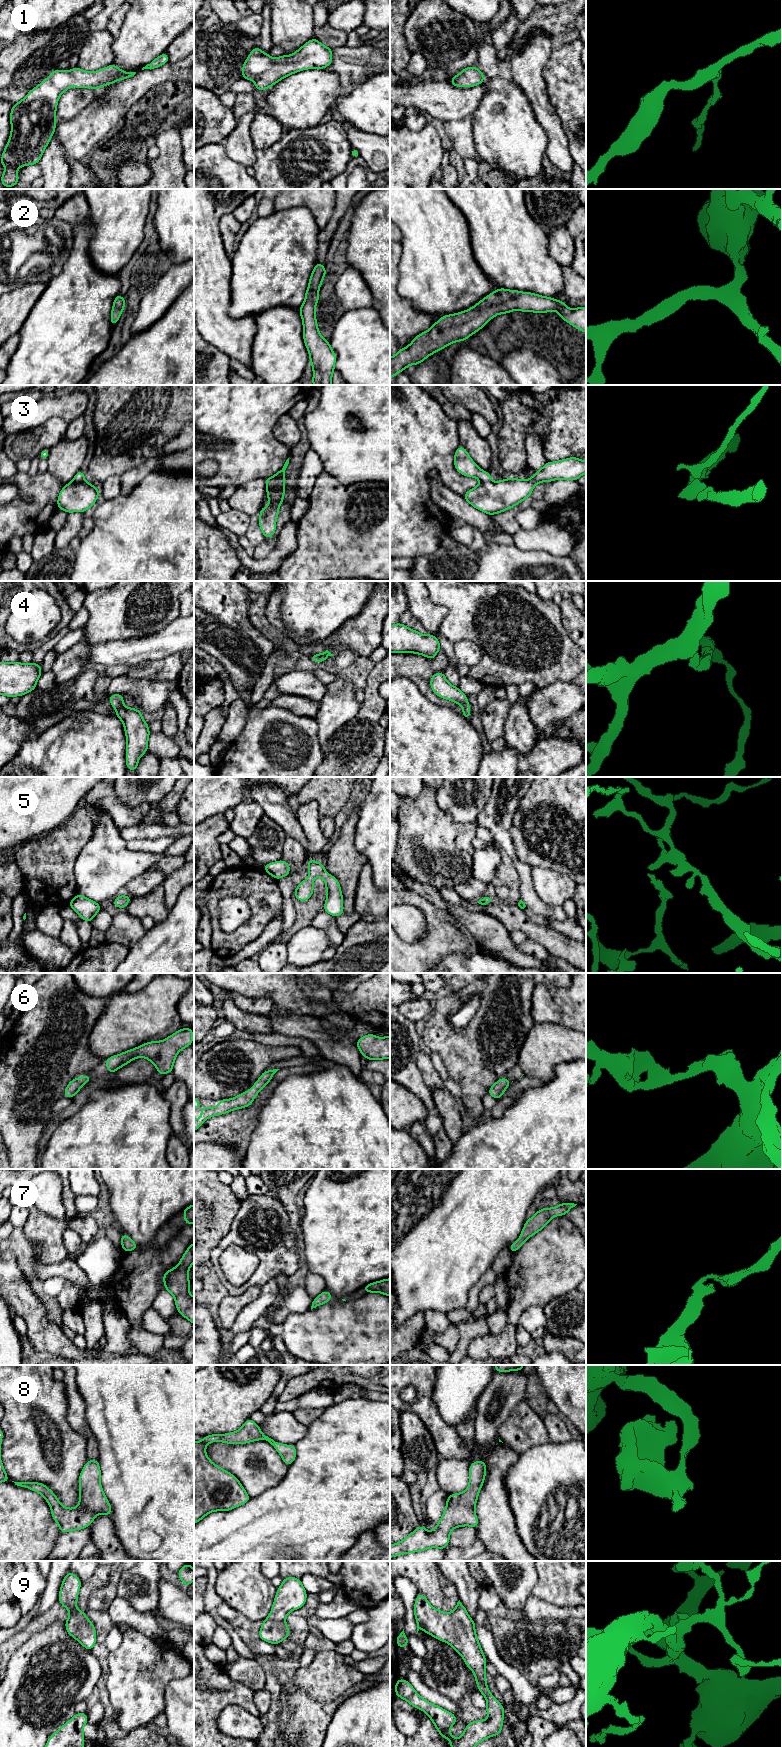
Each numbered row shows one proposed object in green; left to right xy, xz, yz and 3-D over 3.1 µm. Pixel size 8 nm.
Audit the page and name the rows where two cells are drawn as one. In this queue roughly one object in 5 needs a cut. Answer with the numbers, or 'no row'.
no row

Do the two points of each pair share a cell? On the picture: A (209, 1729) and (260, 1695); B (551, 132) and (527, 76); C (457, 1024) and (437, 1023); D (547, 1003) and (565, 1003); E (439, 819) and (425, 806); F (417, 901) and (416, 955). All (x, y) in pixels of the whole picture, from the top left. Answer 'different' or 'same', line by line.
A: different
B: same
C: different
D: different
E: same
F: same

